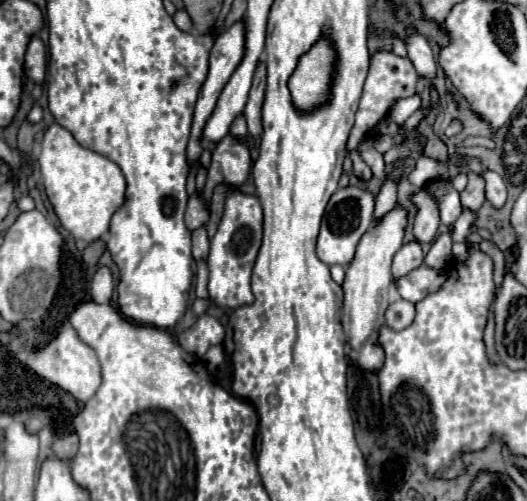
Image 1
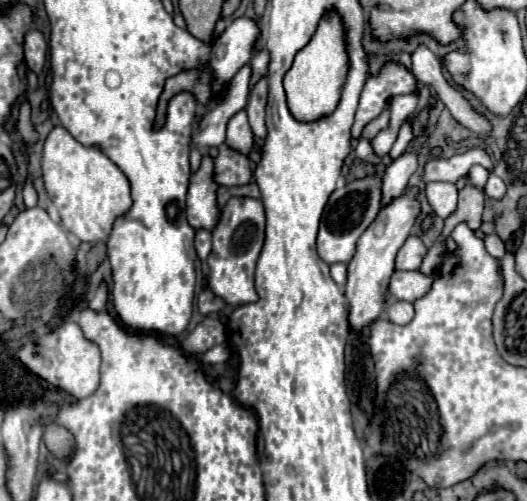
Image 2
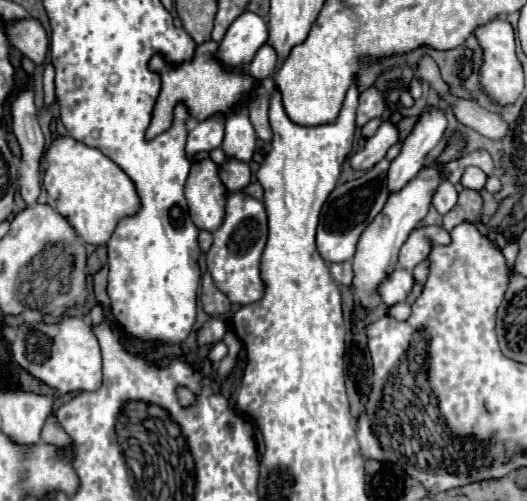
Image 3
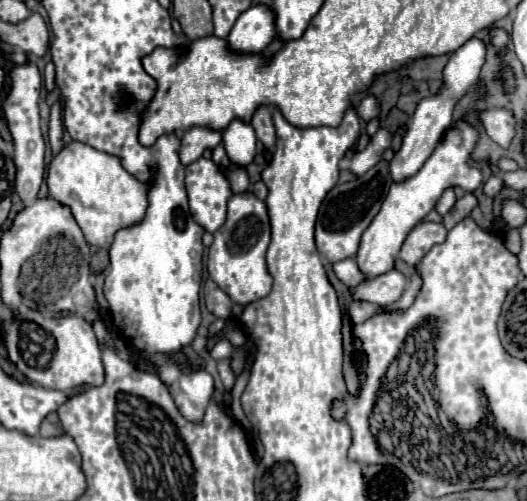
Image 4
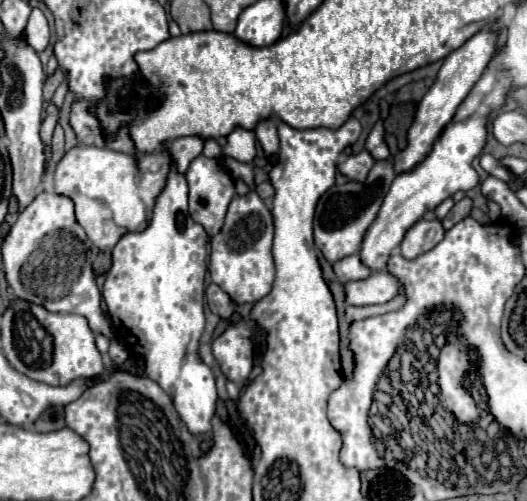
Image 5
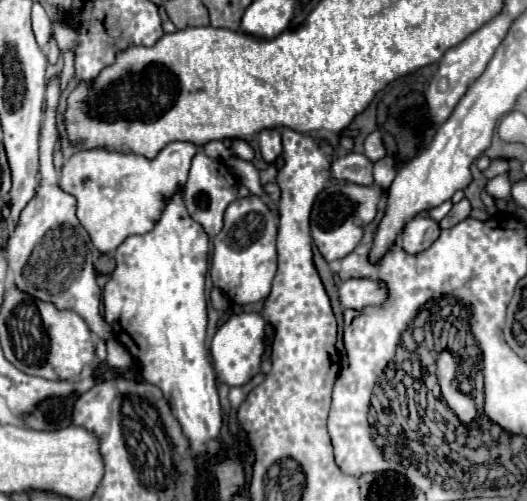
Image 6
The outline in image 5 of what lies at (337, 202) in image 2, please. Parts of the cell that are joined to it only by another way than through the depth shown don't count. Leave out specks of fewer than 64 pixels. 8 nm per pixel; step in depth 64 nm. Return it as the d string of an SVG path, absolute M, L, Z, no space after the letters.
M380 160L372 166L372 170L368 172L364 182L352 180L346 184L334 184L320 198L320 204L316 208L316 218L314 218L314 240L316 240L316 248L324 254L324 258L330 264L354 254L360 248L364 232L374 222L374 218L380 210L380 204L394 178L396 178L396 174L392 170L392 162Z

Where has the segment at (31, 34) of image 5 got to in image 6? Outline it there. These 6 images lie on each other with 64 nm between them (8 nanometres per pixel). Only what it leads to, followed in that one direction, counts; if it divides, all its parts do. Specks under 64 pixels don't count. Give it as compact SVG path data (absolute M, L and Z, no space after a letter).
M36 2L32 6L32 32L36 36L36 42L40 48L44 48L52 36L52 30L50 30L50 18L48 14L44 12L44 8Z

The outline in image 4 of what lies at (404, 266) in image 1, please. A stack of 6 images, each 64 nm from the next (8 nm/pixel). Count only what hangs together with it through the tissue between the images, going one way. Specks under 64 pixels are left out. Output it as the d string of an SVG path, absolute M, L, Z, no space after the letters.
M420 222L416 228L412 228L406 242L402 244L400 260L408 266L416 266L434 244L440 244L446 240L446 234L448 232L442 224Z

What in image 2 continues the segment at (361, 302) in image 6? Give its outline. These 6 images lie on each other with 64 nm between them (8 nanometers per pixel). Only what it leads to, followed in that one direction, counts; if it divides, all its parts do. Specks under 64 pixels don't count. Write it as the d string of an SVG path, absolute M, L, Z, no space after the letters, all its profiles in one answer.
M418 270L414 272L394 272L390 282L390 292L396 296L396 300L414 302L422 298L434 284L434 274L422 274Z

